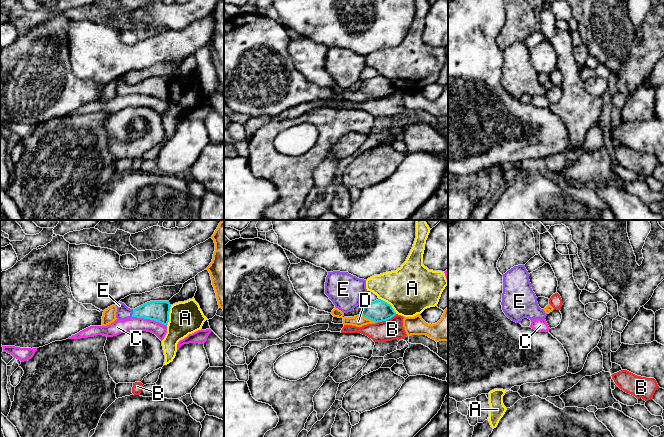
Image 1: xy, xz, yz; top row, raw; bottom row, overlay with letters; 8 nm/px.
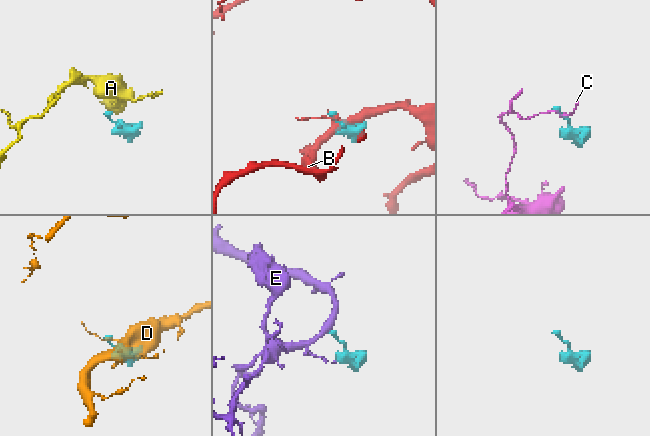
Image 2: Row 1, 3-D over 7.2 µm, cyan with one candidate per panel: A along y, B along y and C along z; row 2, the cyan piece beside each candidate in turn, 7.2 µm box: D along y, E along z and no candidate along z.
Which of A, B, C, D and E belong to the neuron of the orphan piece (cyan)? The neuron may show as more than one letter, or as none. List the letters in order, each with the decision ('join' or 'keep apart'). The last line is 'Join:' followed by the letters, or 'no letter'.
A: keep apart
B: keep apart
C: keep apart
D: keep apart
E: join
Join: E

